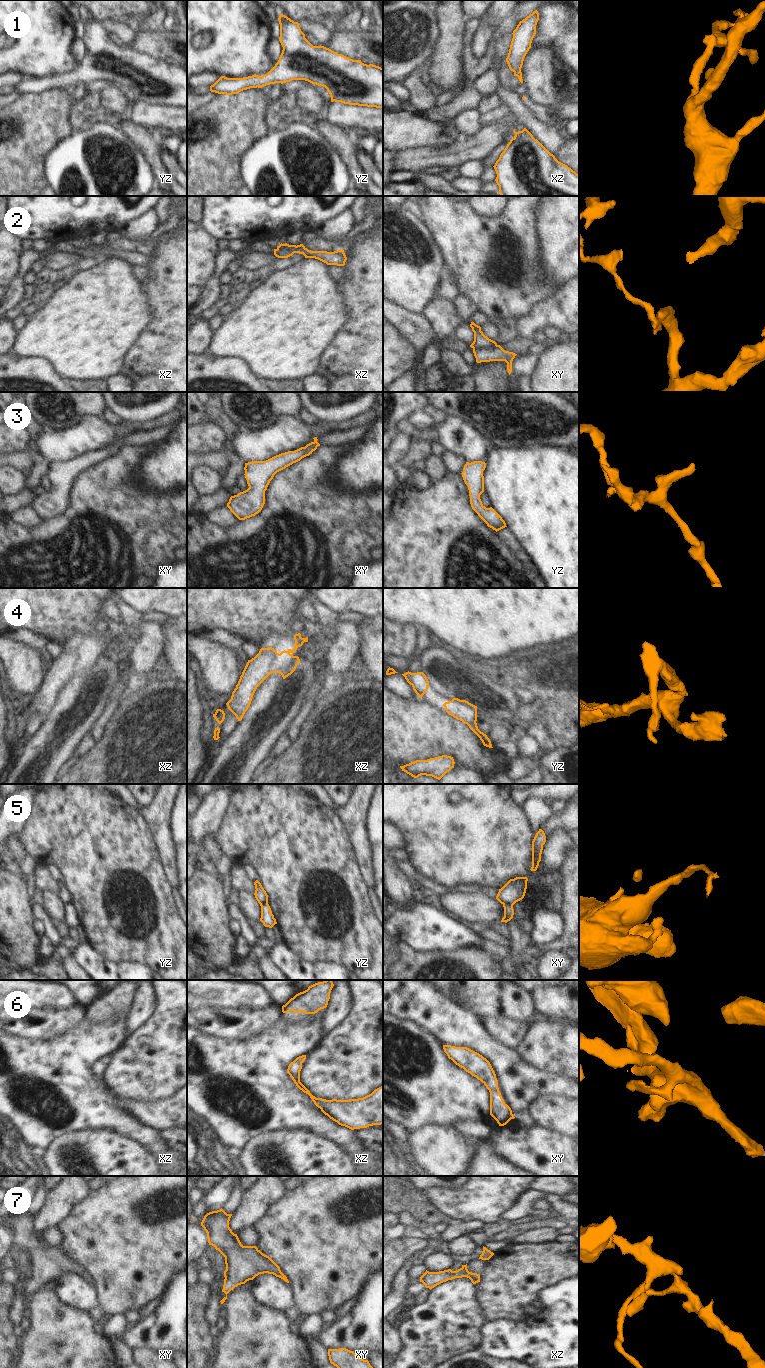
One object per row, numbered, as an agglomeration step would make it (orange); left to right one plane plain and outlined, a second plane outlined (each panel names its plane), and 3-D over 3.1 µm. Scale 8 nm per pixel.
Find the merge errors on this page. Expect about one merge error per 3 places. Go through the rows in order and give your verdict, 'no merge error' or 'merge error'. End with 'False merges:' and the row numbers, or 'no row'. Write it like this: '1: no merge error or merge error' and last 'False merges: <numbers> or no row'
1: no merge error
2: merge error
3: no merge error
4: no merge error
5: merge error
6: no merge error
7: no merge error
False merges: 2, 5

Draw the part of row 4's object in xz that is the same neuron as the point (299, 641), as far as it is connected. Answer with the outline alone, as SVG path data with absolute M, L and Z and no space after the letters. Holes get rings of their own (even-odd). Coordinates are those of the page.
M301 634L294 635L294 648L282 651L280 654L272 647L261 648L259 653L248 660L242 675L232 692L231 699L226 703L228 709L241 721L248 710L257 687L271 674L280 673L285 679L291 675L300 662L298 656L292 654L308 637L302 638Z

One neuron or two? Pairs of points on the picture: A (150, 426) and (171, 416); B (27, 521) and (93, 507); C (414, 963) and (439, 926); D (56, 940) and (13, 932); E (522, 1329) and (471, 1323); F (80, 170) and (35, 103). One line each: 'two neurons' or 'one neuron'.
A: one neuron
B: two neurons
C: two neurons
D: two neurons
E: two neurons
F: two neurons

